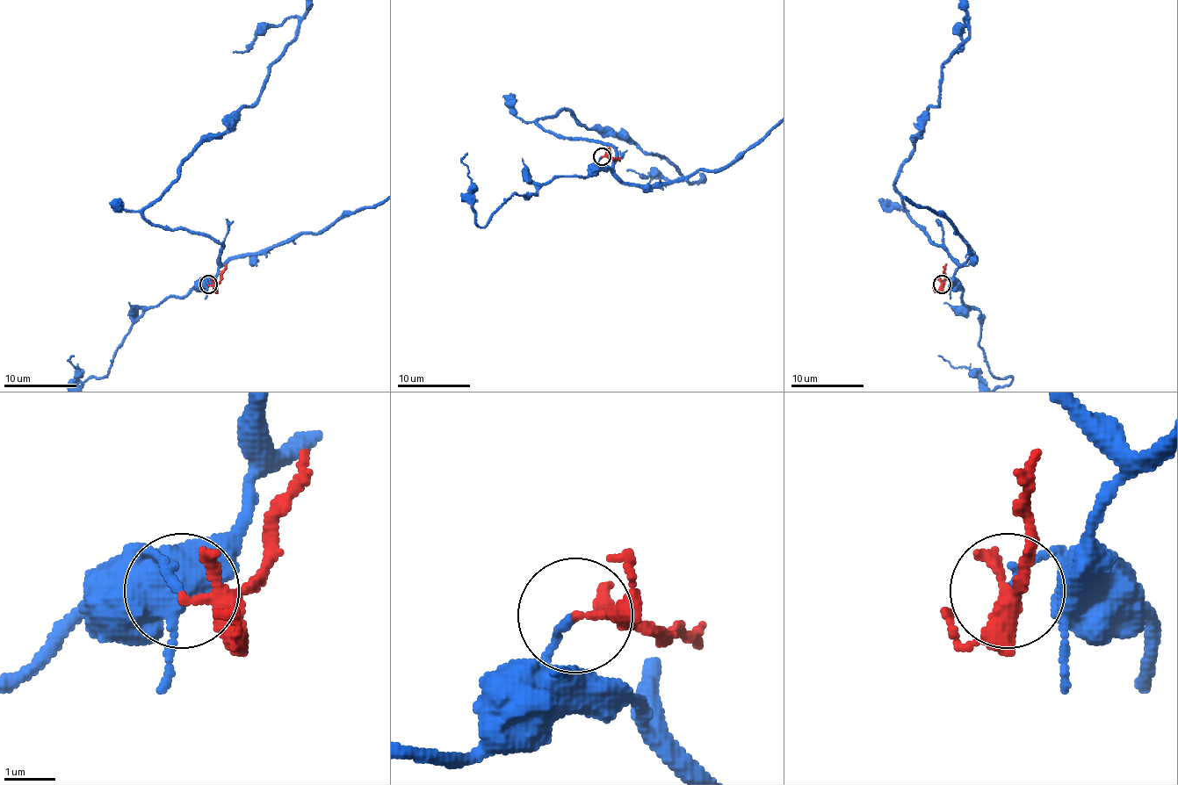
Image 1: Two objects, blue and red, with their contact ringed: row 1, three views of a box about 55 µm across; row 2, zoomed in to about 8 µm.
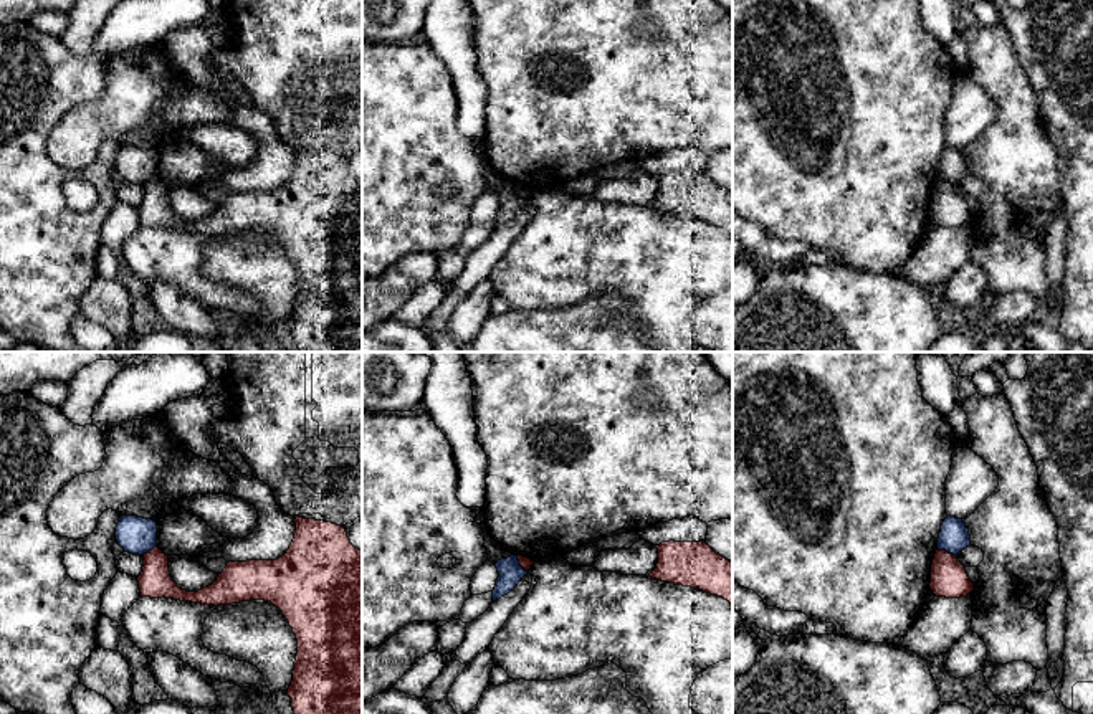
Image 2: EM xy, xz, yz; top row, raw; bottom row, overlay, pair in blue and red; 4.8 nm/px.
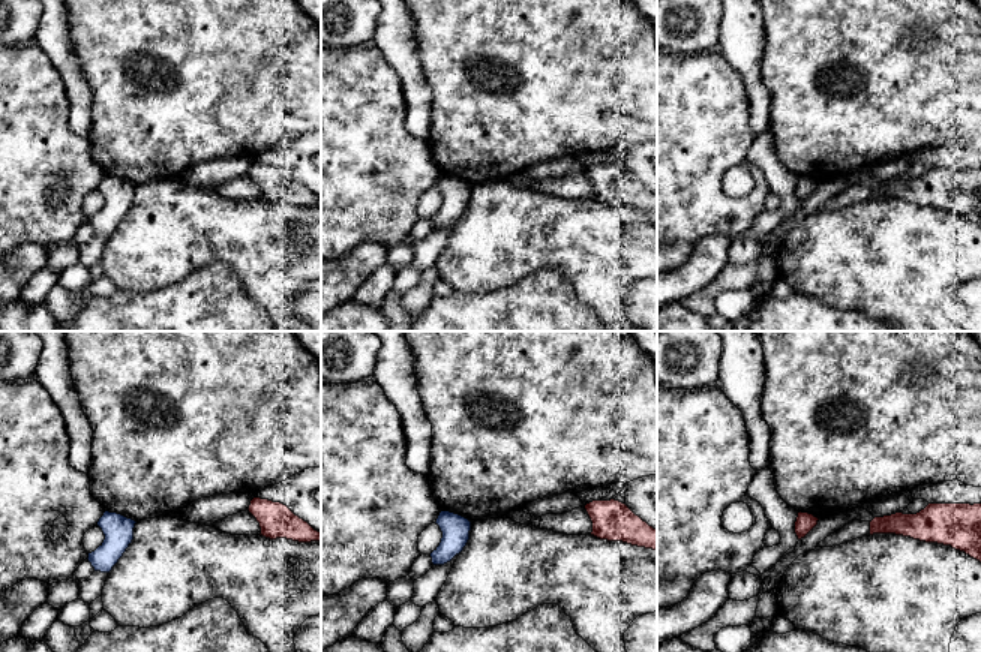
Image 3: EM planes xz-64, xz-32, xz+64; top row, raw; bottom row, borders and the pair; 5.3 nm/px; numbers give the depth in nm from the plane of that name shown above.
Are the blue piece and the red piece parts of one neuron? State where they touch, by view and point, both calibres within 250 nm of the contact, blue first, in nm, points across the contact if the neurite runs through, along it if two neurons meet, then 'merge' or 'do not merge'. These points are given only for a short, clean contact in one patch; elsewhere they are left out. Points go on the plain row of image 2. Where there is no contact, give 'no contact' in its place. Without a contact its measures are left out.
contact yz (946, 180); calibres 140 and 180 nm; border yz (938, 177), (954, 185); do not merge

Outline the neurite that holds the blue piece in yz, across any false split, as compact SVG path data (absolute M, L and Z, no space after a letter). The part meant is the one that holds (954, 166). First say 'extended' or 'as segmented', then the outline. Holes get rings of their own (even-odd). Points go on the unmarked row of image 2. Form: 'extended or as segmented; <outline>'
as segmented; M947 145L941 155L938 178L957 185L969 175L971 175L969 159L962 152L962 149Z

